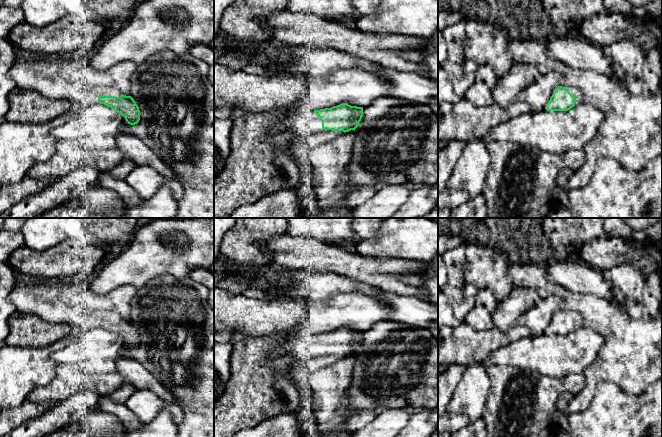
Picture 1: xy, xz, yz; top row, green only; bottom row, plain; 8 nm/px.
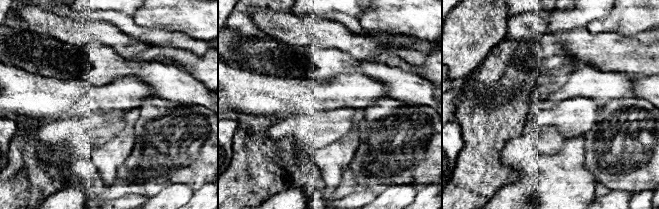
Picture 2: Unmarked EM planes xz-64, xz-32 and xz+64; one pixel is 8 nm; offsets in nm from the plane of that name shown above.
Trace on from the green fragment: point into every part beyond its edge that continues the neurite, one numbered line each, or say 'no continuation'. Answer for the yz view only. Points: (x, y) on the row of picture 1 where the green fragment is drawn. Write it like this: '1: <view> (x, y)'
1: yz (576, 92)

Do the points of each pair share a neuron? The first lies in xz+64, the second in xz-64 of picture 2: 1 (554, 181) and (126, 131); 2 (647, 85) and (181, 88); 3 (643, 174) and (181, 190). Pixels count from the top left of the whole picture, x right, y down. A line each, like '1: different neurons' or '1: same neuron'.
1: same neuron
2: same neuron
3: different neurons

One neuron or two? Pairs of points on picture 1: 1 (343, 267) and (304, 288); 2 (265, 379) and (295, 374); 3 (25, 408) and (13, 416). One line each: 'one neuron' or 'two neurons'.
1: two neurons
2: two neurons
3: one neuron

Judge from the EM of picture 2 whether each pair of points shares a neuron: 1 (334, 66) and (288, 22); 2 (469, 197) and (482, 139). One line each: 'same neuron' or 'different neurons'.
1: different neurons
2: same neuron

